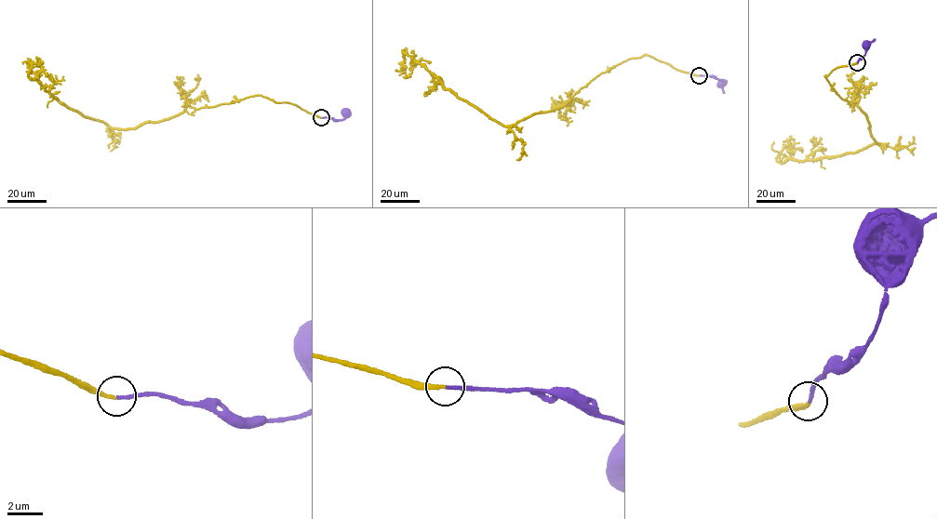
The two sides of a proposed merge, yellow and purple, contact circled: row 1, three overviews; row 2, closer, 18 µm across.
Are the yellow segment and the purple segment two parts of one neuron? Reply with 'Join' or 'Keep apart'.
Join

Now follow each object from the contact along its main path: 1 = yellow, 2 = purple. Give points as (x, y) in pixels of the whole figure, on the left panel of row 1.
1: (321, 117), (260, 95), (197, 109), (187, 106), (167, 118), (118, 129), (61, 104), (30, 78), (27, 58)
2: (321, 117), (342, 120), (345, 113)

